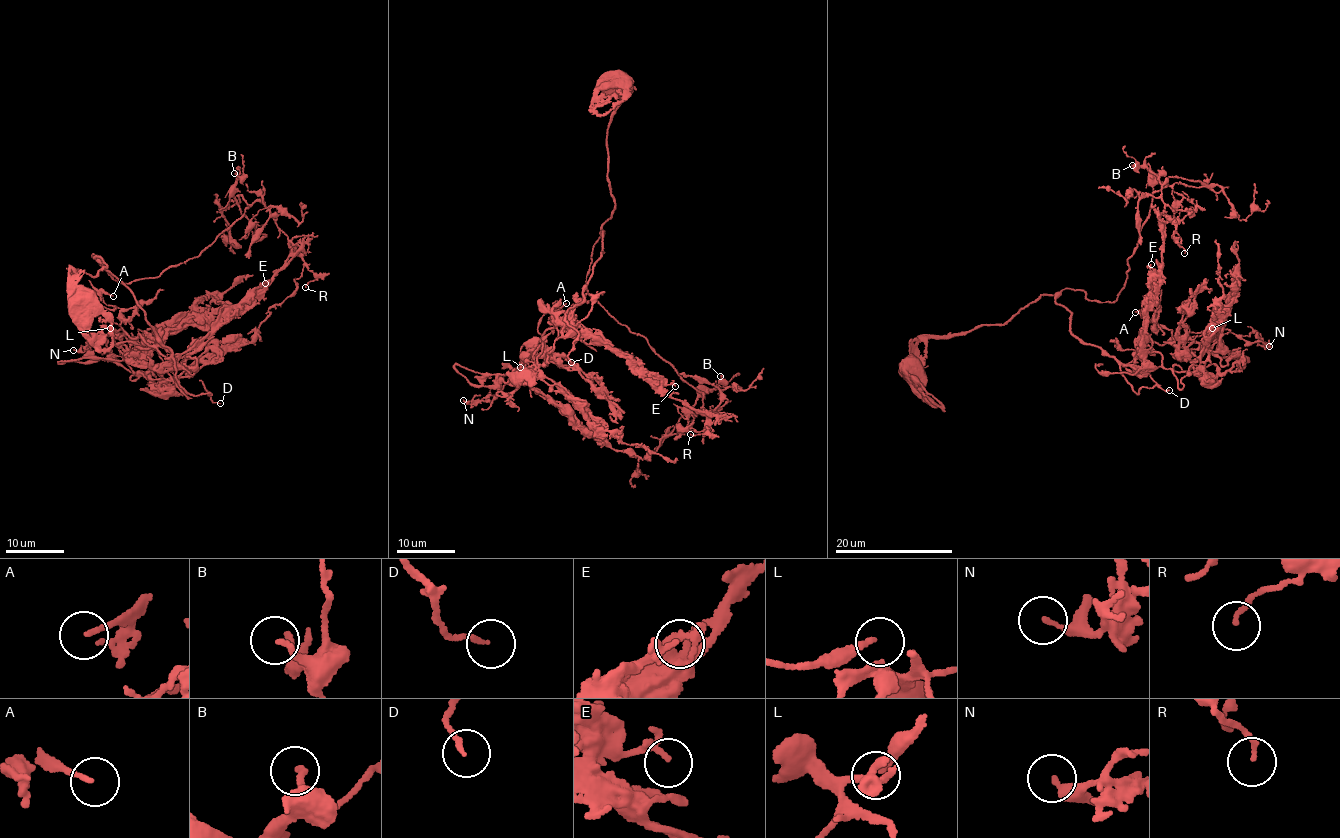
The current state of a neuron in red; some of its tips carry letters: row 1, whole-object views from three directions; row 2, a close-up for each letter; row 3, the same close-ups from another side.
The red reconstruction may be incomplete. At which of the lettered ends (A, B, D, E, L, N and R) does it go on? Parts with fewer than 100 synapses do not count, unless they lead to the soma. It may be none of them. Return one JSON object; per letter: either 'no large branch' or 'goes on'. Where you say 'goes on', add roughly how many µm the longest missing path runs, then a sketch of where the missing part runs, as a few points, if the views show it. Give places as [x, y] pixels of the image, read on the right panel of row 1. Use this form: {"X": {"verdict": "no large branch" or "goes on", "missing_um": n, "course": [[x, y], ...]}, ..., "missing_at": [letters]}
{"A": {"verdict": "no large branch"}, "B": {"verdict": "no large branch"}, "D": {"verdict": "goes on", "missing_um": 40, "course": [[1169, 390], [1180, 399], [1188, 397], [1199, 339], [1203, 299], [1201, 272], [1209, 259], [1217, 257]]}, "E": {"verdict": "no large branch"}, "L": {"verdict": "goes on", "missing_um": 40, "course": [[1212, 328], [1215, 326], [1204, 324], [1195, 310], [1213, 259], [1219, 211], [1222, 219]]}, "N": {"verdict": "no large branch"}, "R": {"verdict": "no large branch"}, "missing_at": ["D", "L"]}

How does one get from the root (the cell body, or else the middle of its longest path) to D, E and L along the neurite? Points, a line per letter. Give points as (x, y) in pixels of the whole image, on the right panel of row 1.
D: (912, 378), (929, 338), (1008, 323), (1055, 294), (1072, 333), (1112, 356), (1135, 392), (1169, 390)
E: (912, 378), (923, 372), (929, 338), (1008, 323), (1048, 294), (1068, 309), (1075, 336), (1133, 364), (1151, 264)
L: (912, 378), (929, 338), (1008, 323), (1042, 295), (1066, 307), (1075, 336), (1124, 364), (1149, 342), (1212, 328)

